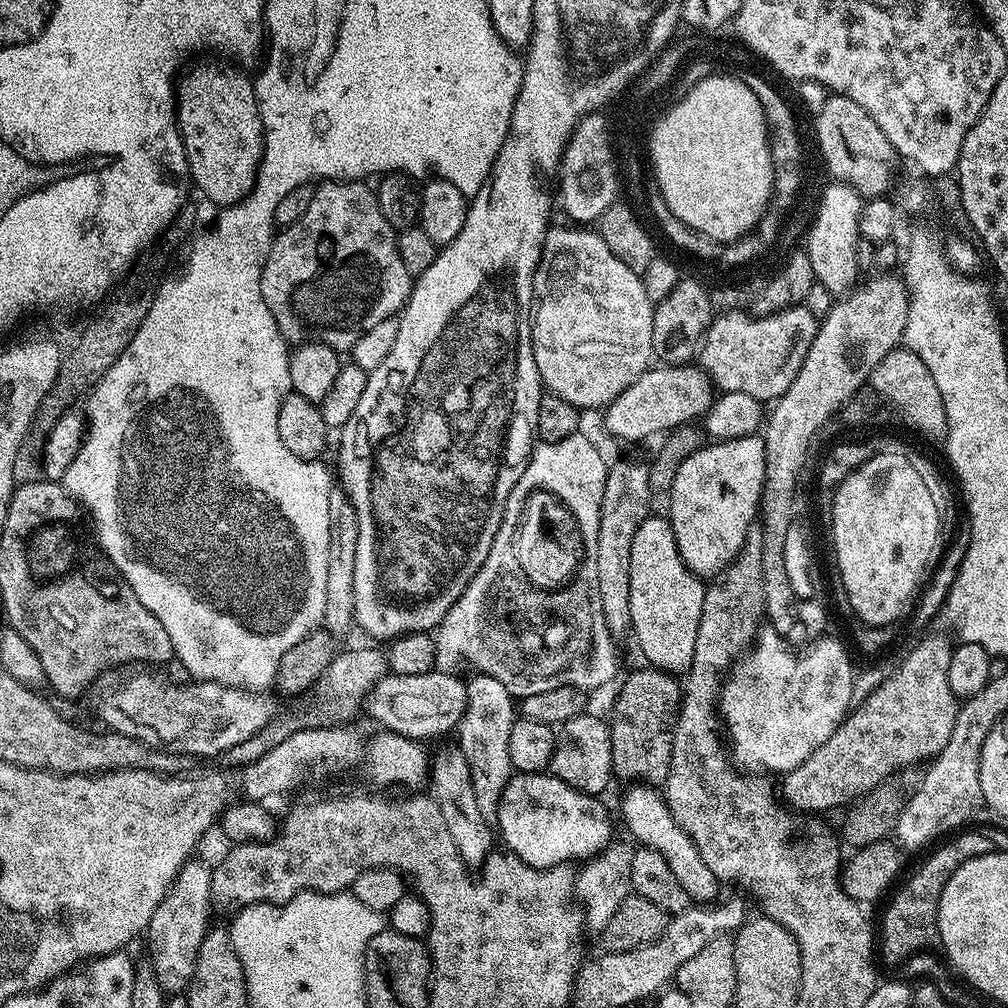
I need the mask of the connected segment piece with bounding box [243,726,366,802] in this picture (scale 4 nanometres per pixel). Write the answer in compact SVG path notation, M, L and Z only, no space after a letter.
M307 726L297 727L294 734L290 734L278 746L266 750L262 758L258 758L254 763L247 765L244 776L243 794L249 801L268 802L271 796L280 796L283 792L288 792L291 788L296 788L308 776L311 768L340 768L343 764L352 764L355 760L363 761L366 756L366 740L360 737L352 726L321 726L310 728Z

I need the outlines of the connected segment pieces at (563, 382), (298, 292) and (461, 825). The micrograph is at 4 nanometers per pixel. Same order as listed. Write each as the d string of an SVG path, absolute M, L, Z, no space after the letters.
M584 226L568 227L572 228L549 227L547 234L544 236L544 249L540 255L540 261L535 274L532 275L532 299L534 301L532 349L534 350L534 362L538 366L541 385L547 391L558 394L558 398L566 398L566 402L570 402L575 408L603 410L614 402L614 398L618 398L618 394L622 394L622 390L626 390L626 386L633 384L642 373L648 371L653 363L652 314L654 305L650 302L650 298L646 298L646 286L641 273L630 270L630 266L626 266L626 262L622 262L622 258L618 258L614 254L614 250L610 250L610 246L606 246L606 242L600 237L599 231L589 230Z
M350 180L321 183L313 191L310 206L306 206L304 213L295 222L287 225L272 241L272 249L268 251L268 257L260 275L262 298L266 302L266 306L270 306L270 314L274 314L274 322L278 322L278 330L284 335L284 339L288 341L289 345L325 344L337 350L351 350L358 342L358 338L362 338L362 334L366 334L366 330L378 326L378 322L393 319L408 303L408 295L412 292L414 277L407 272L406 265L402 262L397 244L397 229L392 228L390 222L386 222L386 214L382 214L380 203L376 200L376 193L371 187L368 189L368 186L367 183Z
M459 743L444 744L430 756L430 789L434 797L438 810L442 810L442 818L446 821L446 831L450 833L450 838L454 838L454 847L458 849L458 854L462 862L467 864L469 869L479 869L488 853L493 851L492 836L494 840L494 828L489 820L482 818L482 809L478 806L478 798L474 795L474 782L470 782L470 762L466 762L466 754L460 749Z

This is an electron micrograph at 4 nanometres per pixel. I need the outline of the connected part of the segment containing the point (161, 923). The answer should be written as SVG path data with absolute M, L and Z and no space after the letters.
M193 858L182 866L176 880L168 887L154 918L150 918L146 939L154 974L165 994L180 994L188 987L194 974L198 950L204 935L210 931L208 915L214 912L212 902L212 868L199 858Z

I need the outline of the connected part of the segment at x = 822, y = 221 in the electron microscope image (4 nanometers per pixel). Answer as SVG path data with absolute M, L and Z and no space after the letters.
M843 182L829 183L829 188L820 196L816 217L808 228L806 251L810 266L814 266L816 283L826 286L833 294L844 294L857 283L861 271L856 261L856 247L860 241L860 209L862 197Z

